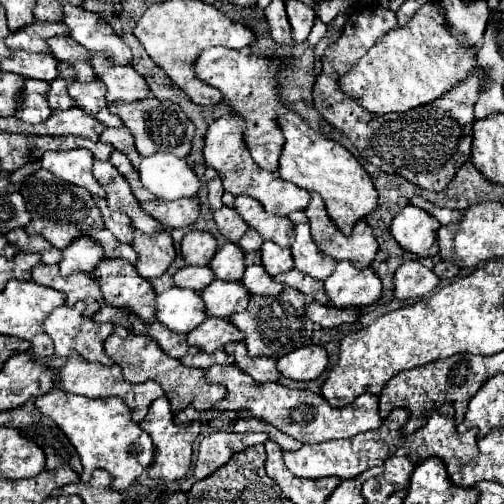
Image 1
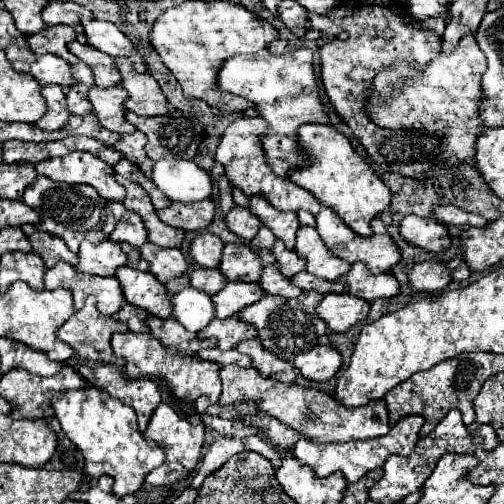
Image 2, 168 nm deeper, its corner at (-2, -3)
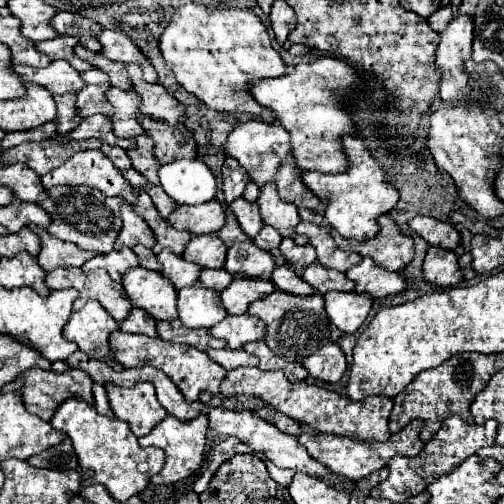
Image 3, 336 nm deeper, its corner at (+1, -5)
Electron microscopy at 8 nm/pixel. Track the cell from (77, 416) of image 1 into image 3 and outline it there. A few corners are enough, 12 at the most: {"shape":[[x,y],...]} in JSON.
{"shape":[[67,399],[51,425],[93,483],[127,501],[165,463],[125,421]]}

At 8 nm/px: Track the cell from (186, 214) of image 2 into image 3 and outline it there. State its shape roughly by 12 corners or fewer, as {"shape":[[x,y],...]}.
{"shape":[[219,201],[181,207],[171,225],[193,235],[215,233],[225,225]]}

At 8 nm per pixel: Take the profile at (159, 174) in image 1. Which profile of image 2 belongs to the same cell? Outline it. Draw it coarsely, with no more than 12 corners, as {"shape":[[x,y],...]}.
{"shape":[[160,159],[152,183],[170,201],[202,201],[212,181],[194,161]]}

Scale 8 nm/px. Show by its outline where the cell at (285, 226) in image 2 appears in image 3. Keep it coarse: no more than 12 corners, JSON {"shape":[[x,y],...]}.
{"shape":[[263,185],[257,205],[265,225],[297,237],[301,217],[279,197],[277,185]]}

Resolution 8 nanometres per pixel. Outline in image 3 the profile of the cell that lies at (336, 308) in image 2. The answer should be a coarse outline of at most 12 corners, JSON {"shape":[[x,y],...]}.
{"shape":[[329,291],[331,323],[355,333],[371,311],[365,293]]}

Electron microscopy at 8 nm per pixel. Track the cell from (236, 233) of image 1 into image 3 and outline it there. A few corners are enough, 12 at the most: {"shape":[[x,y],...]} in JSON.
{"shape":[[243,197],[231,203],[241,229],[251,239],[265,223],[257,203]]}

